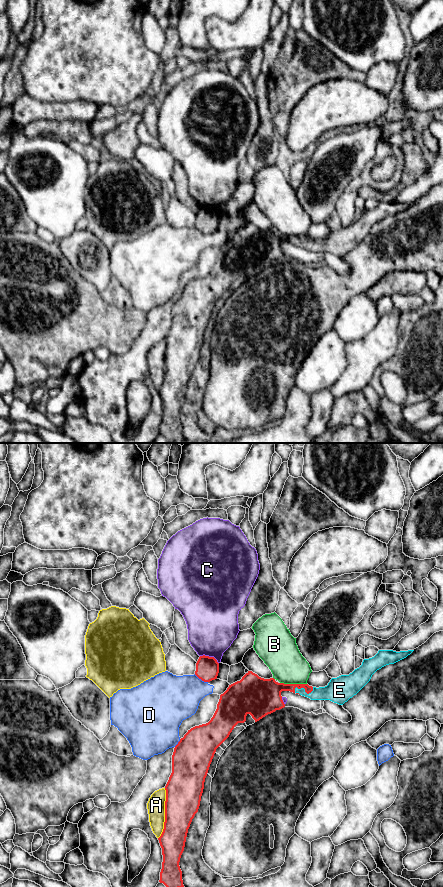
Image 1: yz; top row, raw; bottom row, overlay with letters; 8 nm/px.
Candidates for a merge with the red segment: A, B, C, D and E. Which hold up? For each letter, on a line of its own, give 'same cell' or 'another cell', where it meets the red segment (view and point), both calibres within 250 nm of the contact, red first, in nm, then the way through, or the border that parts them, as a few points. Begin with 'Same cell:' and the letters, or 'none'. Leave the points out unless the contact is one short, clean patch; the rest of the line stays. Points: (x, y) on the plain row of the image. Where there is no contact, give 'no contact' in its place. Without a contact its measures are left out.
Same cell: E
A: another cell; meets red in yz at (165, 365); 300 nm thick on the red side, 140 nm on the other
B: another cell; meets red in yz at (293, 236); 280 nm thick on the red side, 280 nm on the other; border along yz (280, 234), (306, 236)
C: another cell; meets red in yz at (210, 209); 190 nm thick on the red side, 400 nm on the other
D: another cell; meets red in yz at (201, 231); 190 nm thick on the red side, 360 nm on the other
E: same cell; meets red in yz at (303, 239); 150 nm thick on the red side, 150 nm on the other; runs through yz (272, 242), (279, 239), (303, 239), (307, 245), (334, 242)

